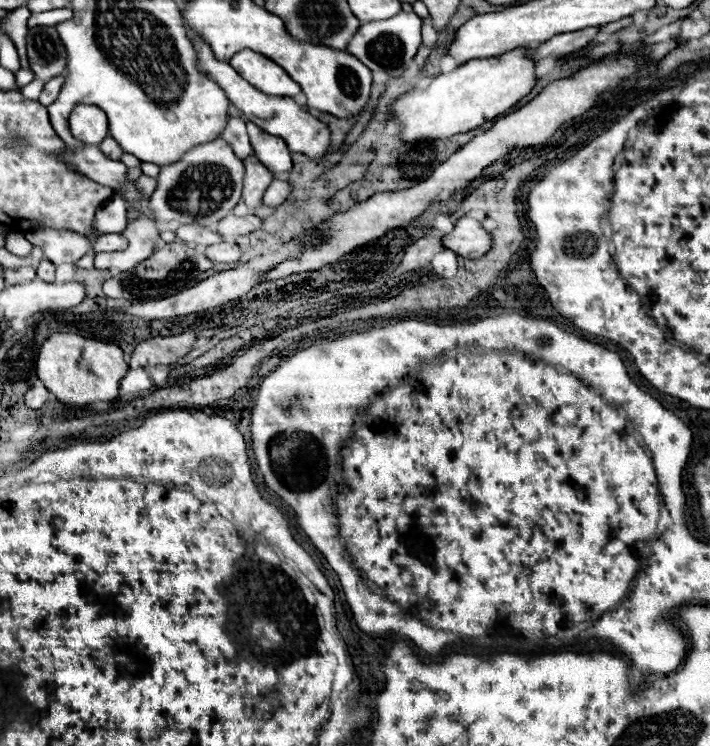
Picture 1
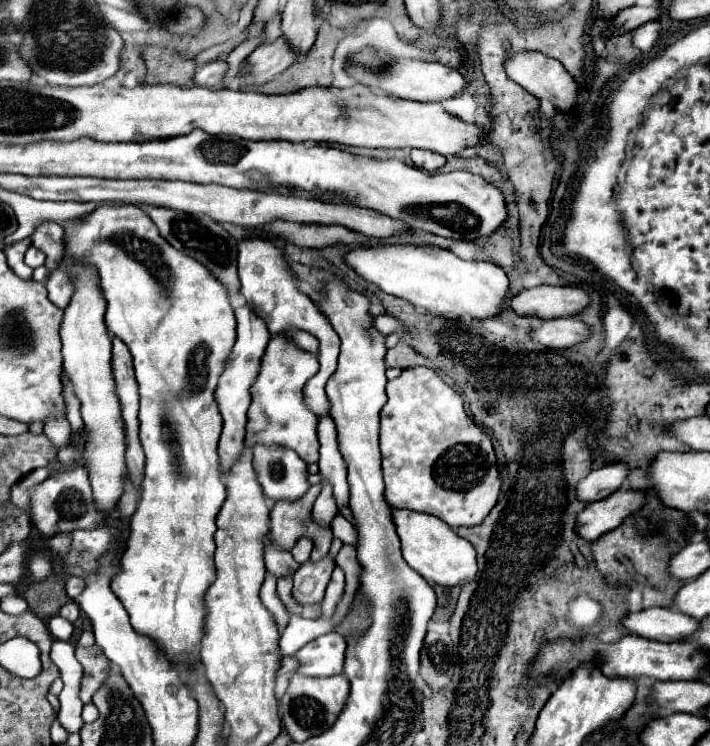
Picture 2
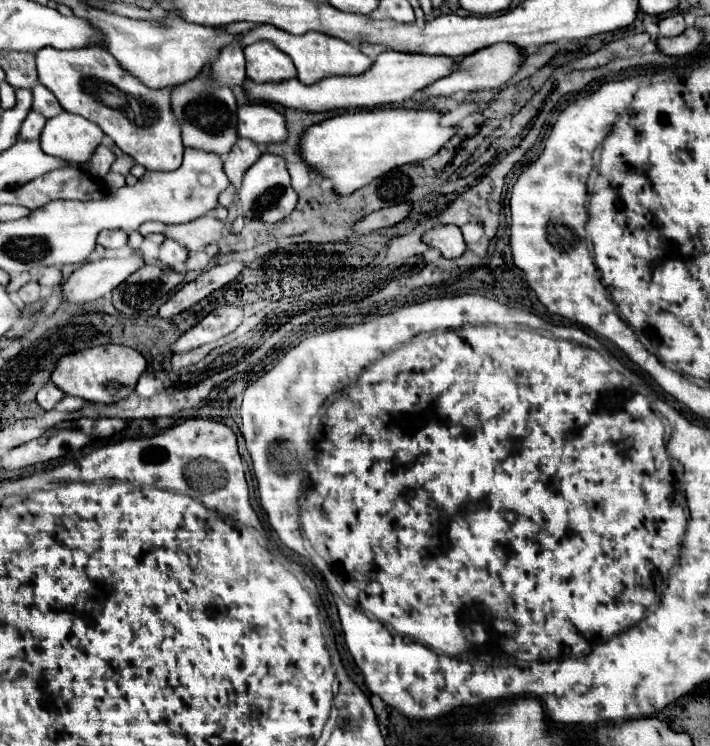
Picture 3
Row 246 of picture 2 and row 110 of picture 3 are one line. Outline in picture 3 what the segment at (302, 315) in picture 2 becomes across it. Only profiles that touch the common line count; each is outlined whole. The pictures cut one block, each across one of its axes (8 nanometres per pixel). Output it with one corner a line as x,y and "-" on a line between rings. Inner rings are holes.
245,104
237,110
237,132
240,138
248,138
248,140
254,140
256,144
278,144
278,142
284,142
286,136
288,136
288,130
286,130
286,118
276,112
274,108
270,108
269,105
264,104

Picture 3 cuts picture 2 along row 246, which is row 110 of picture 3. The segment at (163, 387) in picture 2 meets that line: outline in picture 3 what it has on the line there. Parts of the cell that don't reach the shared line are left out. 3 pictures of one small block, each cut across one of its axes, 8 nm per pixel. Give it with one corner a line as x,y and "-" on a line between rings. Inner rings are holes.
102,44
78,50
42,48
36,52
40,82
52,90
64,110
94,120
114,144
146,170
176,170
182,164
182,130
174,116
170,94
176,86
152,90
120,68

